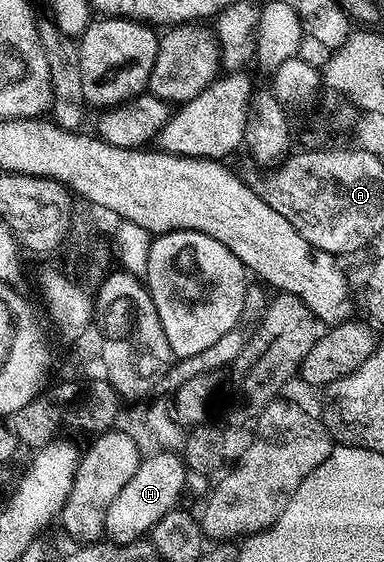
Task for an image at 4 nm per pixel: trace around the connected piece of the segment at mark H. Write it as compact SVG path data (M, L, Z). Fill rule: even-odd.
M156 450L152 456L144 455L137 466L137 474L125 482L121 494L113 498L113 503L105 514L103 527L106 539L115 545L132 544L134 540L144 539L158 520L165 514L176 511L183 483L188 475L182 461L171 450Z

